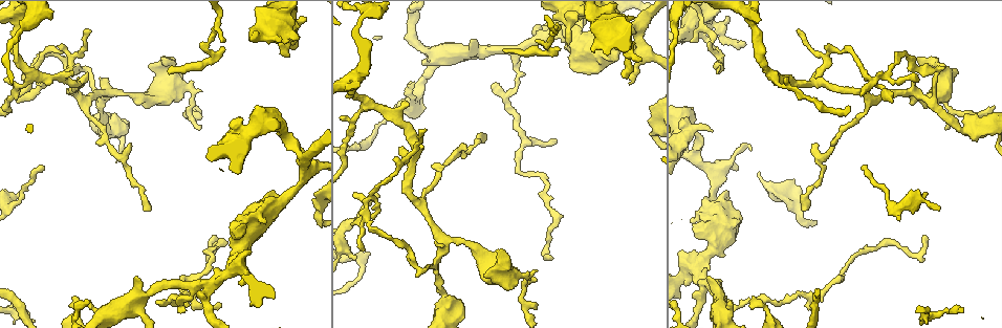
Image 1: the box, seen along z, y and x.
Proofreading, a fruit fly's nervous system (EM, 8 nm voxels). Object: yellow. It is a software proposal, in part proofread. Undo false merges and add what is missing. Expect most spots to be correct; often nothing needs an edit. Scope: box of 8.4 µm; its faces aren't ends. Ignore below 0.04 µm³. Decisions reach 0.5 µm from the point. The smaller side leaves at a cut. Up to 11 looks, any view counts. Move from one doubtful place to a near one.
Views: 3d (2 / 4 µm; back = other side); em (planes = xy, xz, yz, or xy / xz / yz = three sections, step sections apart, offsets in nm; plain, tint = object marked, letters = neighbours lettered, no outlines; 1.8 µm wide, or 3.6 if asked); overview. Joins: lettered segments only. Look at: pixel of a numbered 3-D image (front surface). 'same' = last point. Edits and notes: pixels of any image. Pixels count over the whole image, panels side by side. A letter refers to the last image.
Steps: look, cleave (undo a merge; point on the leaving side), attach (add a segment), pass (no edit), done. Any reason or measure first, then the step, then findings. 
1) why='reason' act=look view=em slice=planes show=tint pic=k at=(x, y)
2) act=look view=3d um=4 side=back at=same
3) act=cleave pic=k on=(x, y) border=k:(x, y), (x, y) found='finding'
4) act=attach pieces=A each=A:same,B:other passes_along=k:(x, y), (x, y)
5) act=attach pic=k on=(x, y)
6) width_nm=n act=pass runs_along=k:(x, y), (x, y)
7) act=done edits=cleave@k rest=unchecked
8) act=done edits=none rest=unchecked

why='branch stops here' act=look view=3d um=4 pic=1 at=(288, 55)

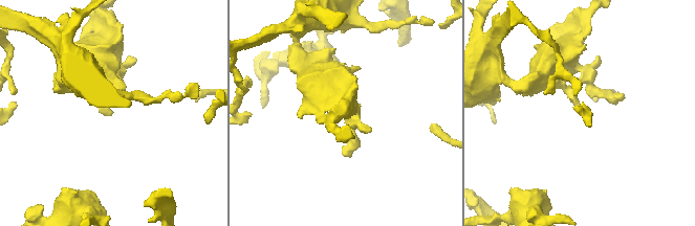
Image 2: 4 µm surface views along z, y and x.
why='now the EM' act=look view=em slice=xz step=4 show=letters pic=2 at=(111, 115)

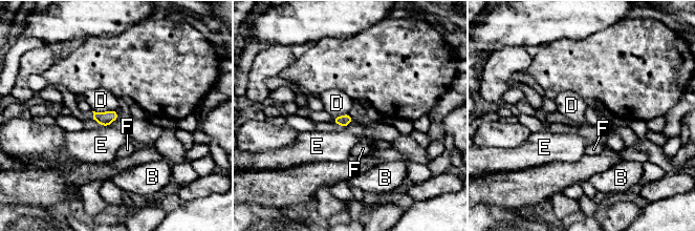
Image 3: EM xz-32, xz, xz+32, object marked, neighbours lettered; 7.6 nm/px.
why='another direction' act=look view=em slice=planes show=letters at=same

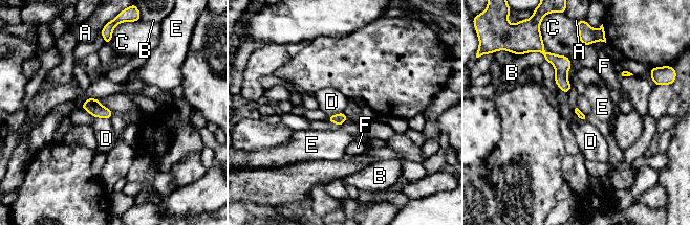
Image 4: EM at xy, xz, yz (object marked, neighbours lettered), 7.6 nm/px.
longest_contact=C:160nm act=pass each=A:other,B:other,C:other,D:other,E:other,F:other found='no lettered segment goes on from it'

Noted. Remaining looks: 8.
why='thick turns thin' act=look view=3d um=2 pic=1 at=(281, 204)

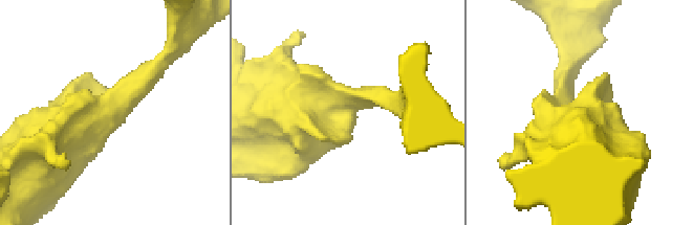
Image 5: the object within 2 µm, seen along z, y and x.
act=look view=em um=3.6 slice=xz step=4 show=tint pic=5 at=(565, 112)

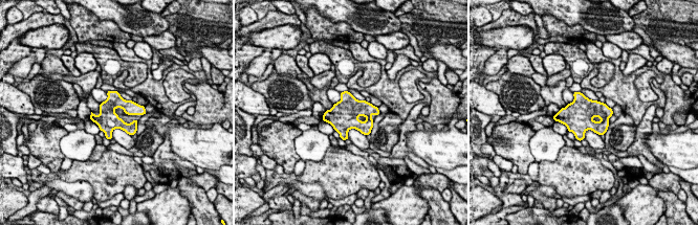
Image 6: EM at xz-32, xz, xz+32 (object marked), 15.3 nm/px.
act=look view=em um=3.6 slice=planes show=letters at=same

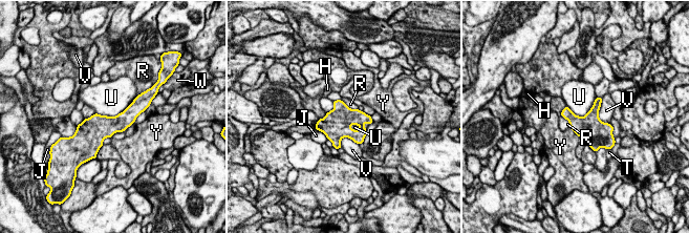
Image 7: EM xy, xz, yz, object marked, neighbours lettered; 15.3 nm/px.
act=pass each=H:other,J:other,R:other,T:other,U:other,V:other,W:other,Y:other border=7:(137, 94), (114, 115), (95, 113) found='all the same cell'

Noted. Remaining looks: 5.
why='a fork' act=look view=3d um=2 pic=1 at=(354, 83)

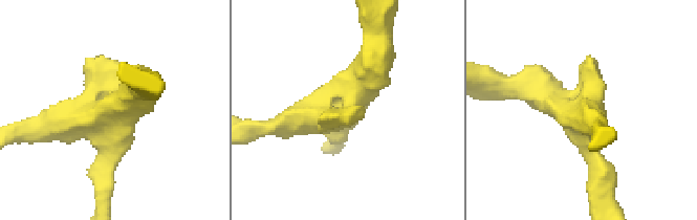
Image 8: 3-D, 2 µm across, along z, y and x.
why='need the tissue' act=look view=em slice=xy step=8 show=plain pic=8 at=(108, 130)

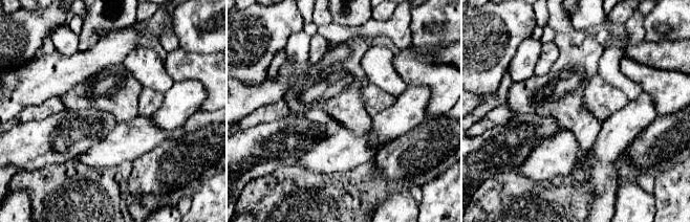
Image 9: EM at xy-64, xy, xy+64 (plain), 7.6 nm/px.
act=look view=em slice=xy step=8 show=letters at=same

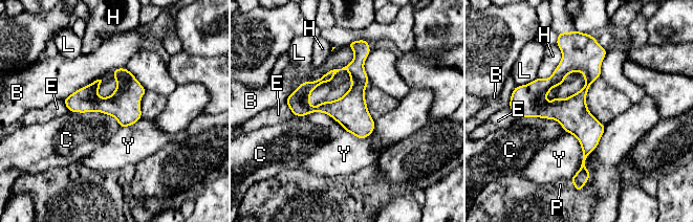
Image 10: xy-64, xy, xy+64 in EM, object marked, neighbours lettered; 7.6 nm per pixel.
width_nm=240 act=pass each=B:other,C:other,E:other,H:other,L:other,P:other,Y:other border=10:(68, 110), (100, 111), (120, 127) found='all the same cell'

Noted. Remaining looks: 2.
why='abrupt turn' act=look view=em slice=xz step=4 show=letters pic=1 at=(367, 205)

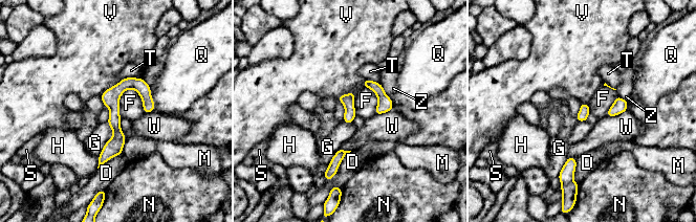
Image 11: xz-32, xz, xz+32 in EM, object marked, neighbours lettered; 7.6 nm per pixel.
width_nm=90 act=pass each=D:other,F:other,G:other,H:other,M:other,N:other,Q:other,S:other,T:other,V:other,W:other,Z:other border=11:(118, 97), (133, 89), (145, 112) found='continuous, no second cell'

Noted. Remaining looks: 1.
act=done edits=none rest=unchecked

